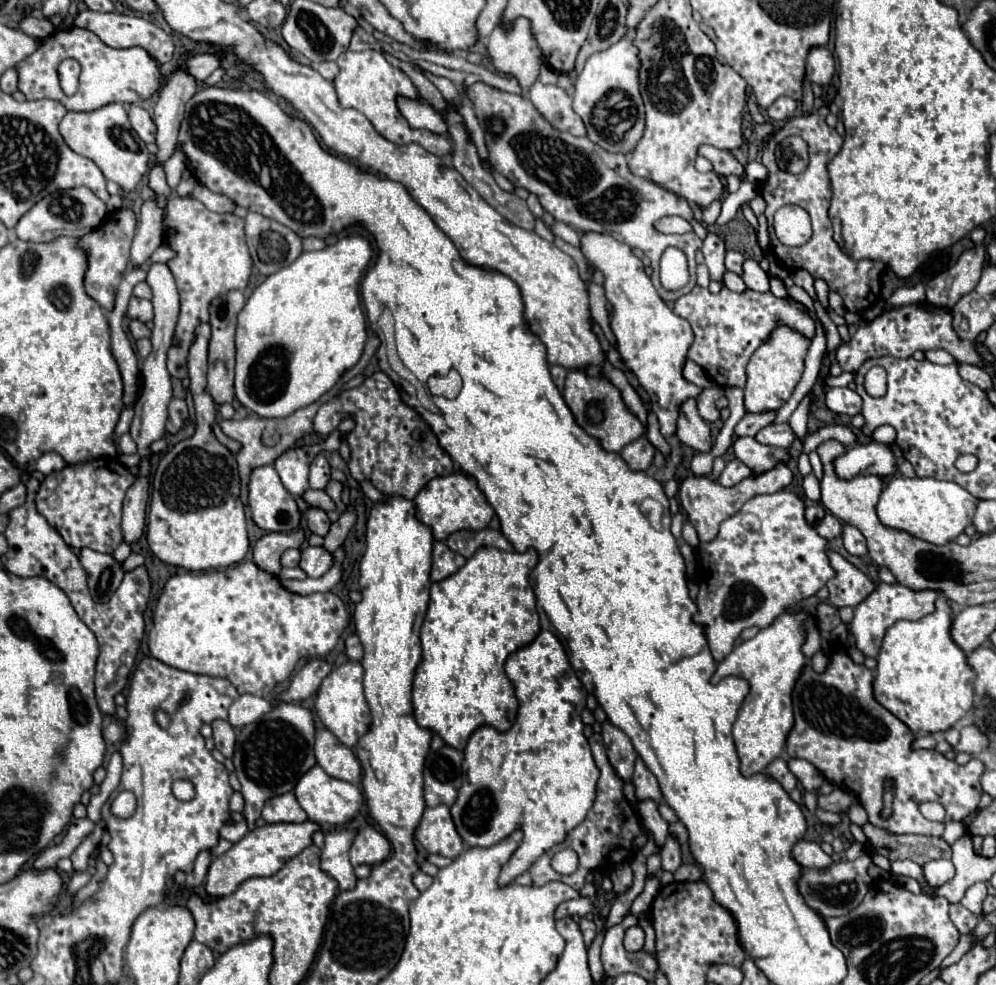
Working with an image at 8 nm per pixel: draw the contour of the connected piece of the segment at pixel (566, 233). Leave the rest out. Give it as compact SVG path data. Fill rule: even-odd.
M555 223L555 225L553 225L553 233L555 233L557 237L561 237L563 241L579 247L579 233L577 233L575 229L571 229L569 225L565 225L565 223Z

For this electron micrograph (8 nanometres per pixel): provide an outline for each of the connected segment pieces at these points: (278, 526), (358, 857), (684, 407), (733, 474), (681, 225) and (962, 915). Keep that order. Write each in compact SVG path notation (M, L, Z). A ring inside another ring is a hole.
M271 465L253 469L247 501L253 521L265 531L291 531L301 521L301 511L295 499L285 491Z
M365 827L365 829L359 829L353 843L351 843L351 849L349 849L349 855L351 855L351 863L353 867L361 865L361 863L367 863L367 865L375 865L375 863L381 863L391 851L391 845L387 841L387 837L379 831L375 831L373 827Z
M685 399L679 407L679 419L677 419L677 439L683 445L689 445L697 451L711 451L711 433L707 423L701 419L697 411L695 399Z
M733 459L733 461L729 461L727 463L727 467L725 467L725 471L721 473L721 477L719 477L719 483L721 485L725 485L725 487L731 487L731 485L735 485L735 483L739 483L741 479L745 479L745 477L749 477L753 471L743 463L743 461L739 461L739 459Z
M663 217L655 223L655 229L659 233L687 233L691 231L691 225L681 217Z
M953 903L953 905L949 907L949 917L951 917L953 925L957 927L957 931L959 931L961 935L973 935L975 927L977 927L977 923L979 923L979 917L973 915L969 909L965 909L965 907L959 905L959 903Z

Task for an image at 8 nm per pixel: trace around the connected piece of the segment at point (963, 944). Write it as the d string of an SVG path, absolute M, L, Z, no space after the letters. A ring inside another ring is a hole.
M961 937L961 939L959 939L959 945L953 949L953 953L951 953L949 957L945 957L945 961L941 963L941 967L947 967L947 965L957 963L957 961L961 959L961 955L963 955L965 951L969 951L971 945L973 945L973 937Z

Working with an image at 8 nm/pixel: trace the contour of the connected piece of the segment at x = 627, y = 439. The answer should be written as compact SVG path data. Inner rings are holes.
M569 371L563 389L563 399L571 409L577 425L587 435L597 439L605 451L619 453L625 445L637 441L643 435L643 425L639 423L637 417L629 413L621 399L621 393L605 377L587 377L583 371Z

